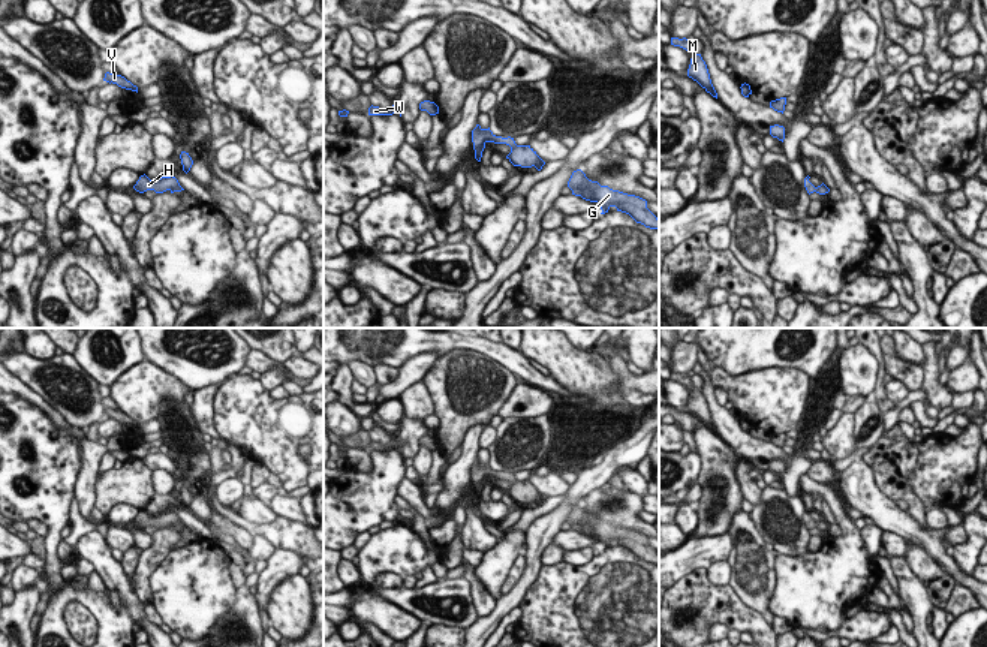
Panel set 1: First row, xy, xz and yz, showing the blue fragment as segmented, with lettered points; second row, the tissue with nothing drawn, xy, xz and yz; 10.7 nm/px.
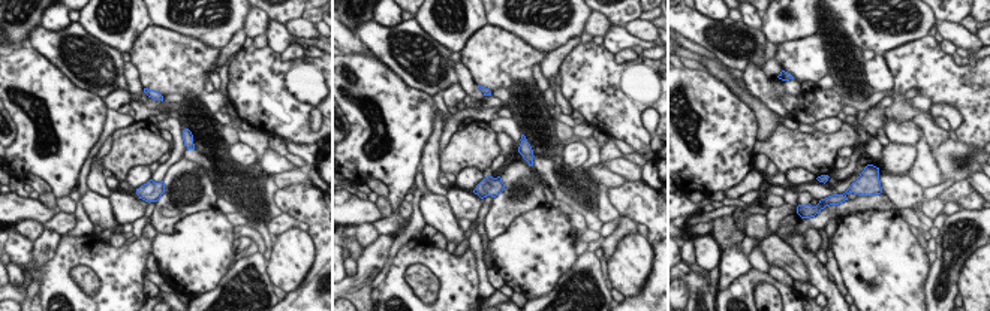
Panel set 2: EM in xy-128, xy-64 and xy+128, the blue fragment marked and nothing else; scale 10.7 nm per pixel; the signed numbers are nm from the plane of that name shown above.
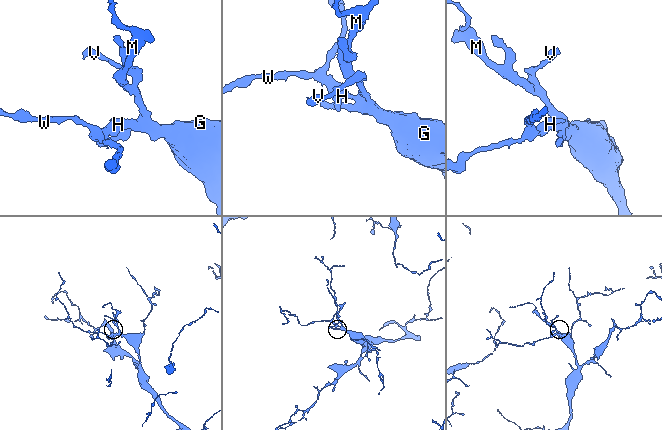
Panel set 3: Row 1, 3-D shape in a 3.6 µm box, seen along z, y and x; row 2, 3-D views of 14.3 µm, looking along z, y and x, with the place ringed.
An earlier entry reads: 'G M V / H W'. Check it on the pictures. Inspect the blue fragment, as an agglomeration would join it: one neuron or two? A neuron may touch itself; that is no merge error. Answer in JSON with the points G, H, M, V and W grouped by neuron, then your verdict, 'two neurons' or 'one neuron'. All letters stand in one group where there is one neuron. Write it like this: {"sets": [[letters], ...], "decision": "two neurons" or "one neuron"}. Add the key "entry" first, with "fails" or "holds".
{"entry": "fails", "sets": [["G", "H", "M", "V", "W"]], "decision": "one neuron"}

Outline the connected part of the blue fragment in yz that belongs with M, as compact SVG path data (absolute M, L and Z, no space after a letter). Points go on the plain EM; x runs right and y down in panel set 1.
M671 373L671 380L680 382L686 386L692 386L693 392L690 394L690 400L687 404L687 412L696 416L707 428L710 428L713 433L717 434L717 428L711 419L710 409L707 404L705 397L702 395L701 389L696 389L692 383L692 377L689 377L686 373Z

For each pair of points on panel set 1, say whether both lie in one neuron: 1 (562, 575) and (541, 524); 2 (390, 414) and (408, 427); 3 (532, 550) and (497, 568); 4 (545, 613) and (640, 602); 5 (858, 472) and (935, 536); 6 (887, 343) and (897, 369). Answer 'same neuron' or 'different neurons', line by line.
1: different neurons
2: different neurons
3: different neurons
4: same neuron
5: same neuron
6: same neuron

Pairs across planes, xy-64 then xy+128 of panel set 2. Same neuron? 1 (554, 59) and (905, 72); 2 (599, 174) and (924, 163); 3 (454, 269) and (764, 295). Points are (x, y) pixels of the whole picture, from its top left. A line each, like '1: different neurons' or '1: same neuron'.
1: different neurons
2: same neuron
3: different neurons

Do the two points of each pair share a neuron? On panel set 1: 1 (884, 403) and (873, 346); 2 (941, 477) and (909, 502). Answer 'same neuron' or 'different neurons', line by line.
1: same neuron
2: different neurons

